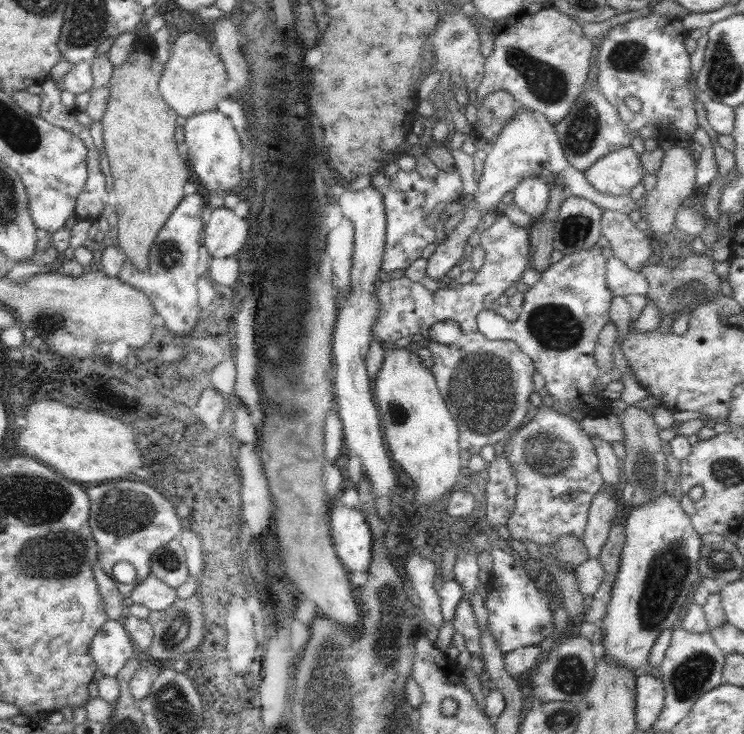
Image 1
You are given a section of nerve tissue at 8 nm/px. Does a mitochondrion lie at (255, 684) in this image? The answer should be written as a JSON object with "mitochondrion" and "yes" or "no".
{"mitochondrion":"no"}

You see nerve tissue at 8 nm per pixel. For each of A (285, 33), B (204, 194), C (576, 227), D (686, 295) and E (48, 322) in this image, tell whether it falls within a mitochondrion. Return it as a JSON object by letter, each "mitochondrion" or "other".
{"A":"other","B":"other","C":"mitochondrion","D":"mitochondrion","E":"mitochondrion"}

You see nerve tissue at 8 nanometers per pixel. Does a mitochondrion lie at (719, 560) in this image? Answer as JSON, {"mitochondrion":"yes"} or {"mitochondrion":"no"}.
{"mitochondrion":"yes"}

